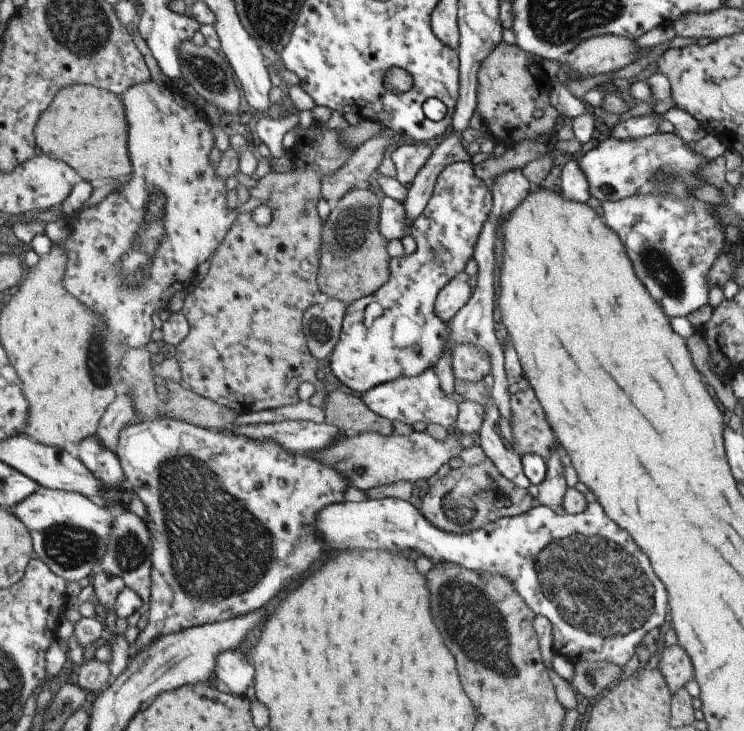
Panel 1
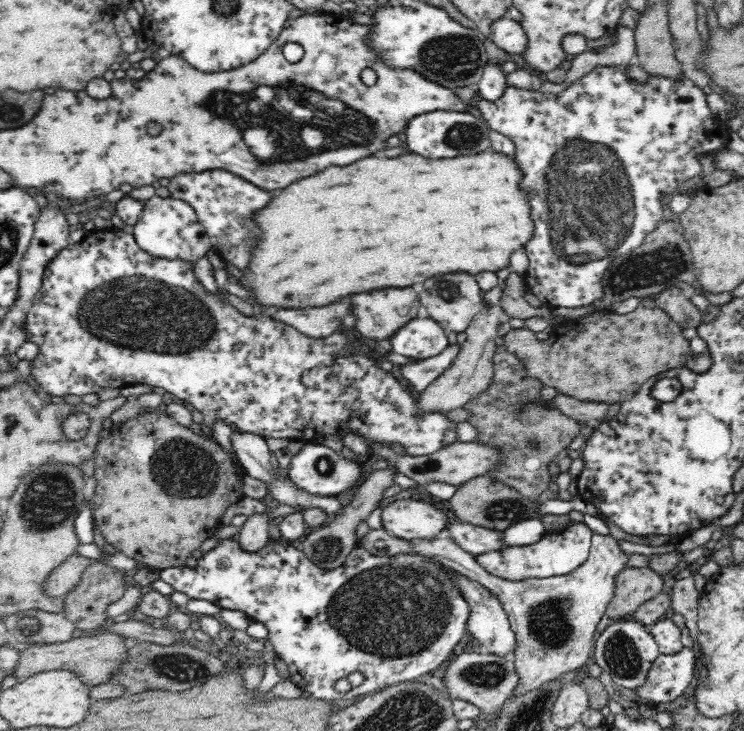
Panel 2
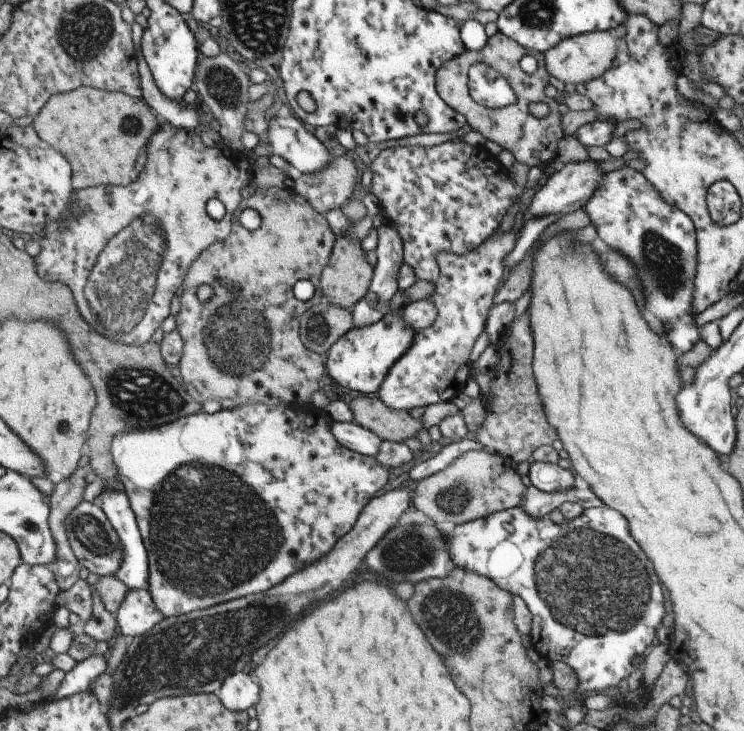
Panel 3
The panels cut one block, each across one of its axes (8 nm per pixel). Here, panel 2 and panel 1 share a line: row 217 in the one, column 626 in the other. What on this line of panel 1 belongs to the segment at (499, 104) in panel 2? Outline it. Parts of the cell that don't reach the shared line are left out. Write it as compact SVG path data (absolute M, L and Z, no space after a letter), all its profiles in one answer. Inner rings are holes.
M385 497L379 500L364 499L359 502L343 501L337 504L329 504L325 508L321 508L317 512L317 532L321 534L323 542L329 546L329 548L375 548L375 550L387 550L387 552L417 552L421 556L425 556L427 560L431 560L432 566L441 564L441 562L449 562L449 564L455 564L455 566L463 566L467 570L475 570L475 572L489 572L489 574L499 574L499 576L505 576L509 582L513 582L513 588L515 592L519 594L519 598L527 604L527 608L534 614L541 614L549 620L551 624L551 640L552 650L557 654L565 658L568 658L573 663L579 662L609 662L609 664L615 664L615 666L623 666L627 664L627 660L633 656L635 648L643 640L643 636L653 630L653 628L659 627L661 622L665 620L665 614L667 614L667 594L665 594L665 588L661 586L661 582L653 576L651 568L649 568L649 562L645 558L645 554L635 546L635 542L629 538L629 534L621 528L617 528L609 518L605 518L601 506L595 502L595 504L587 503L585 510L579 514L557 515L551 509L545 505L535 506L535 508L529 508L525 514L519 514L519 516L511 516L511 518L499 518L495 522L489 522L485 526L481 526L479 530L473 530L469 534L447 534L443 530L439 530L437 526L433 526L431 522L427 522L426 518L421 516L421 513L417 508L413 507L408 501L401 500L399 498Z

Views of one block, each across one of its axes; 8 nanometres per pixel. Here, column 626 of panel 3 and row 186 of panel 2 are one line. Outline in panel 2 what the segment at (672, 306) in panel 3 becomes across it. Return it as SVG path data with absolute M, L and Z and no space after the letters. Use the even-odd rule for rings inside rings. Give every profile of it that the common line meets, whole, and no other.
M223 169L180 174L169 180L167 189L174 199L182 200L194 208L198 221L210 239L214 254L225 264L229 263L245 273L249 269L254 246L260 242L260 234L263 234L254 214L272 200L272 192L262 190L247 179Z

